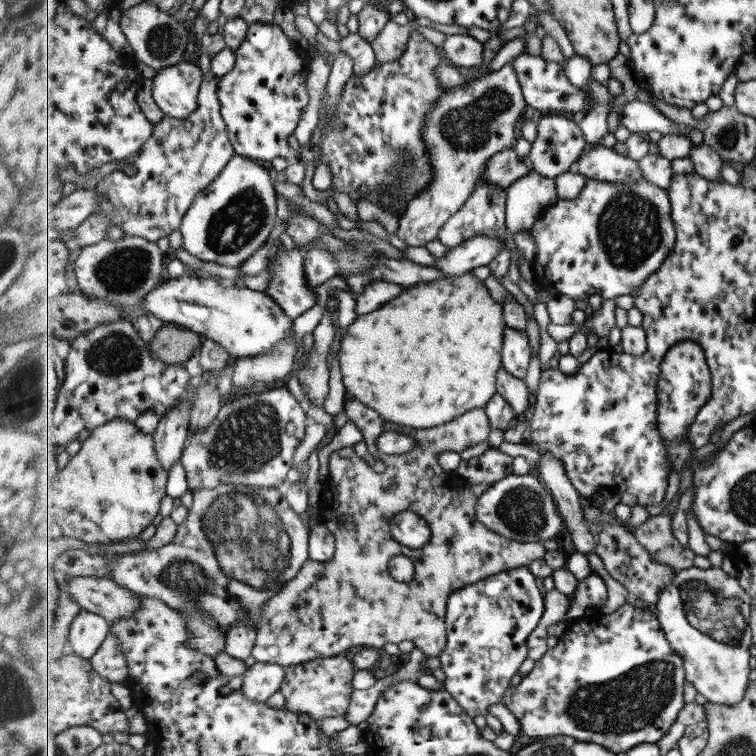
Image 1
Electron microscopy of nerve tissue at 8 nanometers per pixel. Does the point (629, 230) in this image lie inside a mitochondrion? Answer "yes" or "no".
yes

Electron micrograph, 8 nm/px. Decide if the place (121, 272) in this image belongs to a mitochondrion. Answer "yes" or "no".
yes

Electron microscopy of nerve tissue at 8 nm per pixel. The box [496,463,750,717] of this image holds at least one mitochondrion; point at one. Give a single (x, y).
(710, 609)

